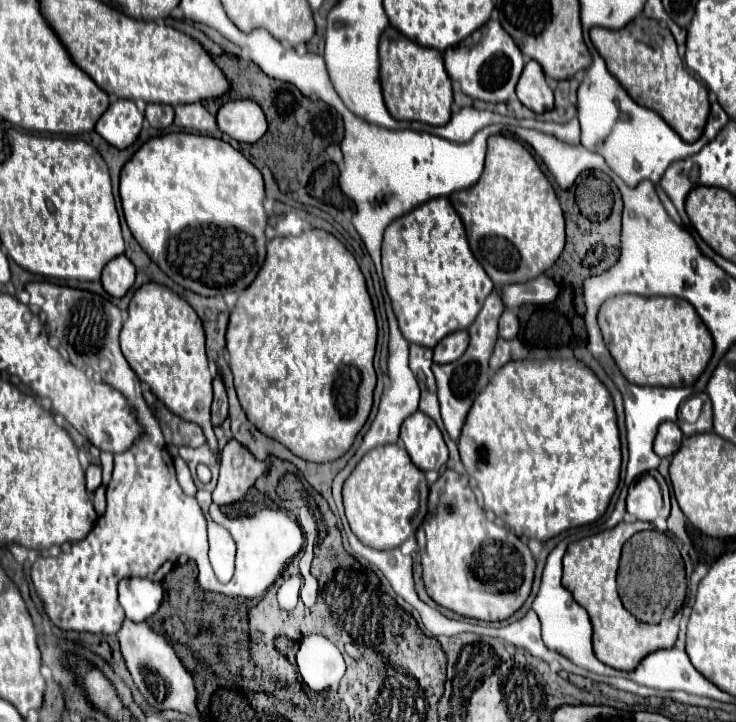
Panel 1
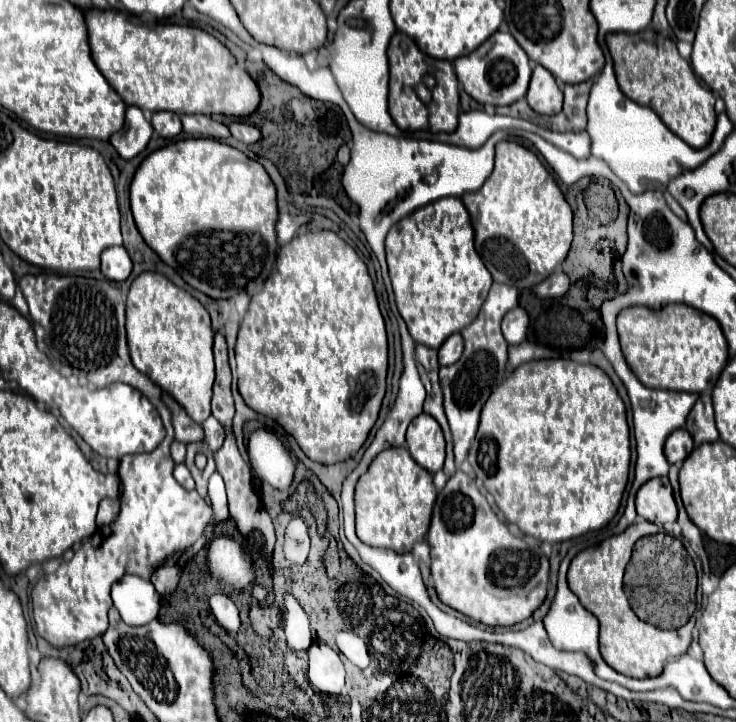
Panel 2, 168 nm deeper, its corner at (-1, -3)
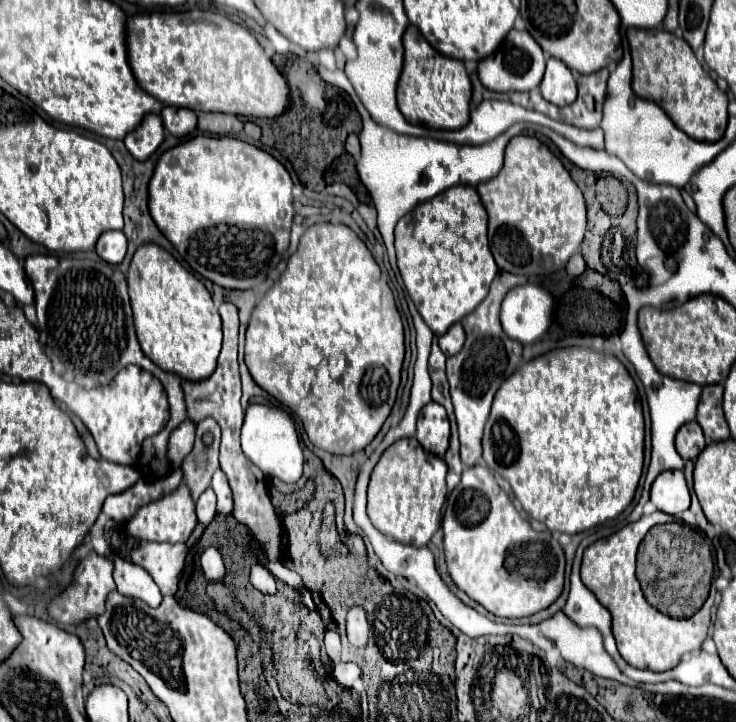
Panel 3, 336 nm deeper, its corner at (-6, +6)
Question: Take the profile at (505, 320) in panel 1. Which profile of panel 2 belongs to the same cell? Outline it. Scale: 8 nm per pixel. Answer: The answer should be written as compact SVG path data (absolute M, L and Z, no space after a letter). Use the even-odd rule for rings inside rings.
M521 306L509 310L503 316L501 330L503 330L503 336L509 344L521 344L529 332L529 314Z

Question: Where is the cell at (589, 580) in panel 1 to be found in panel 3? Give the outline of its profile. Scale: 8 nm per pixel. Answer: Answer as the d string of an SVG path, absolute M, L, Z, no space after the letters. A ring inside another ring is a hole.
M652 513L642 515L636 523L626 525L618 533L610 535L608 539L596 541L584 551L580 577L582 583L596 595L596 599L610 611L612 615L612 633L618 645L618 651L626 663L630 663L636 669L650 669L650 671L668 671L678 665L680 657L688 651L696 651L702 641L708 635L710 625L710 607L712 599L704 603L692 617L686 619L672 619L668 615L662 615L658 609L648 605L648 601L642 595L642 589L636 581L634 569L636 569L636 549L650 527L656 523L674 521L674 517L666 513Z

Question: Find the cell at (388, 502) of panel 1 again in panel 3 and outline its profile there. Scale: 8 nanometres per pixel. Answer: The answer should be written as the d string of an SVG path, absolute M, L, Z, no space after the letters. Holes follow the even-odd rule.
M414 437L392 443L376 463L368 483L366 513L372 525L406 545L424 547L440 527L446 499L446 463L442 457L426 453Z

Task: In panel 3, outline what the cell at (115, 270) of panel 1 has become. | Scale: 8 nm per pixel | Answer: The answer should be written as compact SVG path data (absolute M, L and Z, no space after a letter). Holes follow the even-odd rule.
M108 231L98 239L96 253L110 265L120 265L126 257L128 249L128 239L122 231Z

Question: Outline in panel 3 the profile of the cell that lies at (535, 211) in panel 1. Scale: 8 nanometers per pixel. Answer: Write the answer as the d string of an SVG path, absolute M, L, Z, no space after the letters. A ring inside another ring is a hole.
M516 135L506 145L504 165L496 177L476 185L476 191L488 211L488 241L498 269L514 275L552 273L566 265L570 255L580 247L586 227L586 205L582 191L572 181L560 159L536 137Z

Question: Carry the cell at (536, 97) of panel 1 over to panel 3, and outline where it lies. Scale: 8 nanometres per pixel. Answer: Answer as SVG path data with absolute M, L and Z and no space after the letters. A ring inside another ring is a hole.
M550 57L546 63L546 73L540 83L540 93L546 101L556 107L566 107L576 99L576 81L572 71L558 59Z

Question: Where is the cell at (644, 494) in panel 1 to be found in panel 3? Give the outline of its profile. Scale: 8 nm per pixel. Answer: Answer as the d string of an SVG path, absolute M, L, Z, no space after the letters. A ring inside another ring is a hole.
M662 471L650 489L650 501L658 511L678 515L690 507L690 495L682 471Z

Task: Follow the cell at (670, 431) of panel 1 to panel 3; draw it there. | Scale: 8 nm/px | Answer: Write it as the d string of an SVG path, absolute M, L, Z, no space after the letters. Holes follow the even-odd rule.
M696 421L686 423L676 433L676 449L682 455L682 459L696 459L698 453L706 447L702 427L698 427Z

